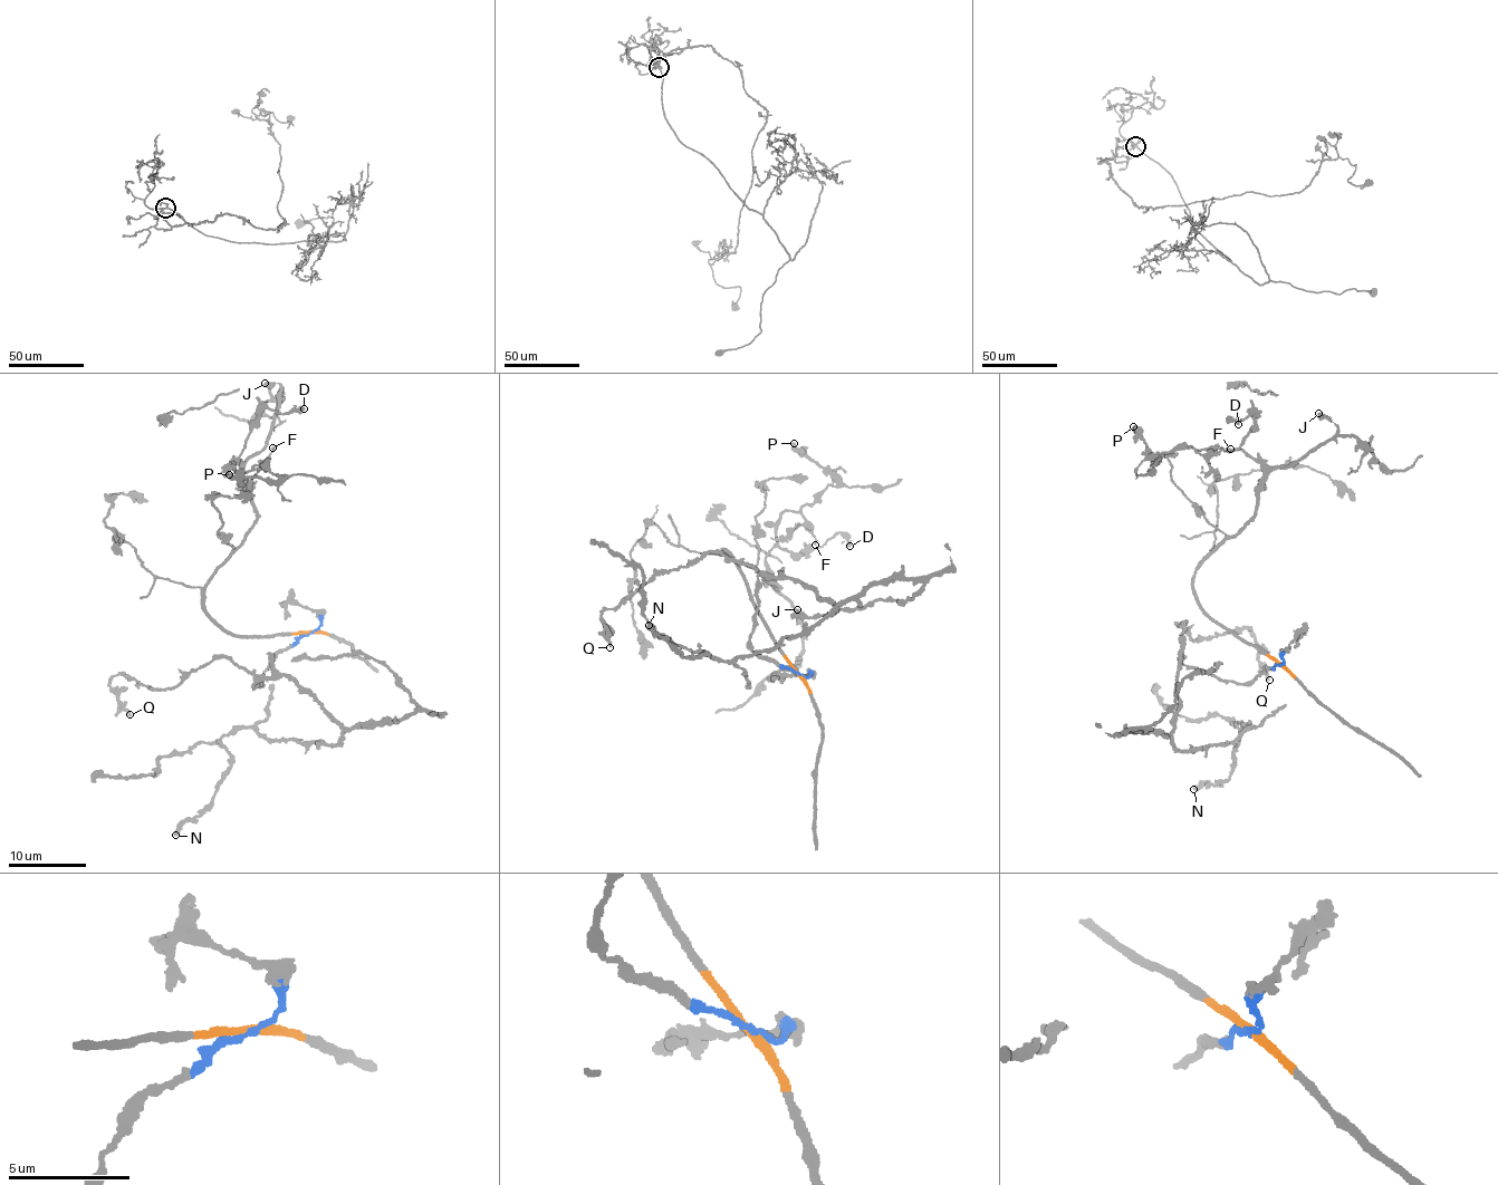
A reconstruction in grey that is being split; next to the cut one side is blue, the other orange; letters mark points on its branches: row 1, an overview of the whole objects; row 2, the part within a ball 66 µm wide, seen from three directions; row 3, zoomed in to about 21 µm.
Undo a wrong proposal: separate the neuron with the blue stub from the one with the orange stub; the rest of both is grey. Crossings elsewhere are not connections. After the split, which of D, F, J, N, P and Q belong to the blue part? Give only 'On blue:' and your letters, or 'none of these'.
On blue: N, Q

